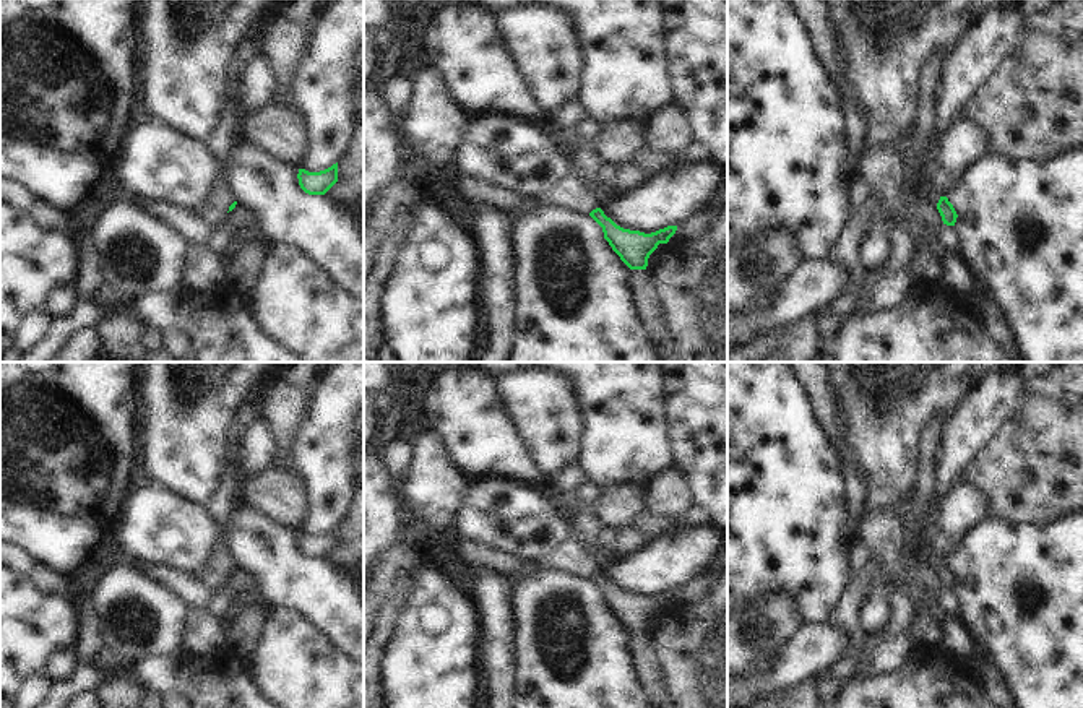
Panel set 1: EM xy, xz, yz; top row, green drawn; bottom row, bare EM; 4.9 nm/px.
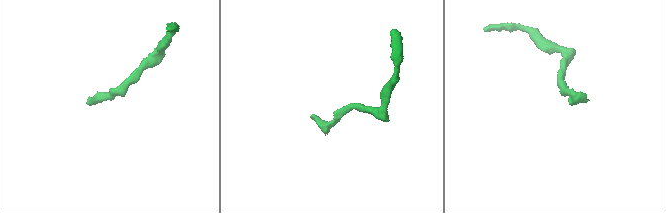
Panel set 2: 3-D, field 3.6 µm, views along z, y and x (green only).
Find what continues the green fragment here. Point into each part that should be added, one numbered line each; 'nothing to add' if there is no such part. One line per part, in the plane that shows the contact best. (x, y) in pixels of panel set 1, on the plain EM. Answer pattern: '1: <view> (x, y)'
1: xz (648, 669).

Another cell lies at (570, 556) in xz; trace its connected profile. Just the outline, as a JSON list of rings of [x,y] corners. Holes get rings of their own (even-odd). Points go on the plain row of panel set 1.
[[[567,539],[544,559],[549,565],[589,580],[598,572],[591,552],[576,539]]]

